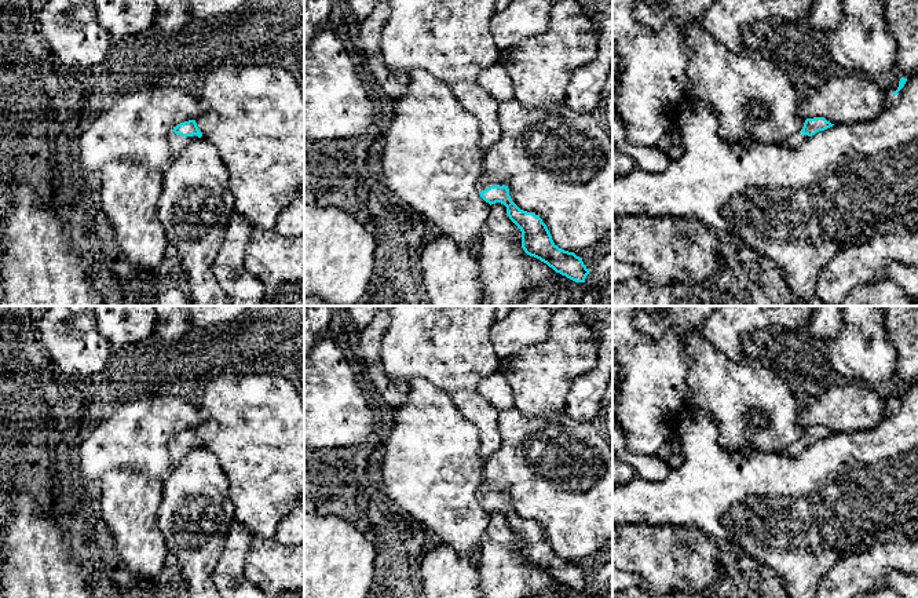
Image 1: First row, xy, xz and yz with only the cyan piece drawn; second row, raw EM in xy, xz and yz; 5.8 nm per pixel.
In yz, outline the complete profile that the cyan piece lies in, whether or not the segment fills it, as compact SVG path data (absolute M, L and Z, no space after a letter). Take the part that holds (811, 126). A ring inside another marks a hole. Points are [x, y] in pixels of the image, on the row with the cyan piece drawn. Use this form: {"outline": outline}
{"outline": "M824 117L807 118L802 130L797 134L791 135L786 141L783 141L780 145L784 147L789 147L789 149L796 149L809 136L815 135L819 131L824 131L833 125L834 124L827 121Z"}

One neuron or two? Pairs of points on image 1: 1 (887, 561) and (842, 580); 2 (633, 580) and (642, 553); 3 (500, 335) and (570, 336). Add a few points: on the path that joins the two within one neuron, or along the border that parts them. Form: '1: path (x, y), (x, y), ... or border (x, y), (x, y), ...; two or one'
1: path (876, 561), (862, 572), (854, 573); one
2: border (626, 571), (633, 573), (640, 582); two
3: border (551, 320), (548, 336), (519, 352); two

